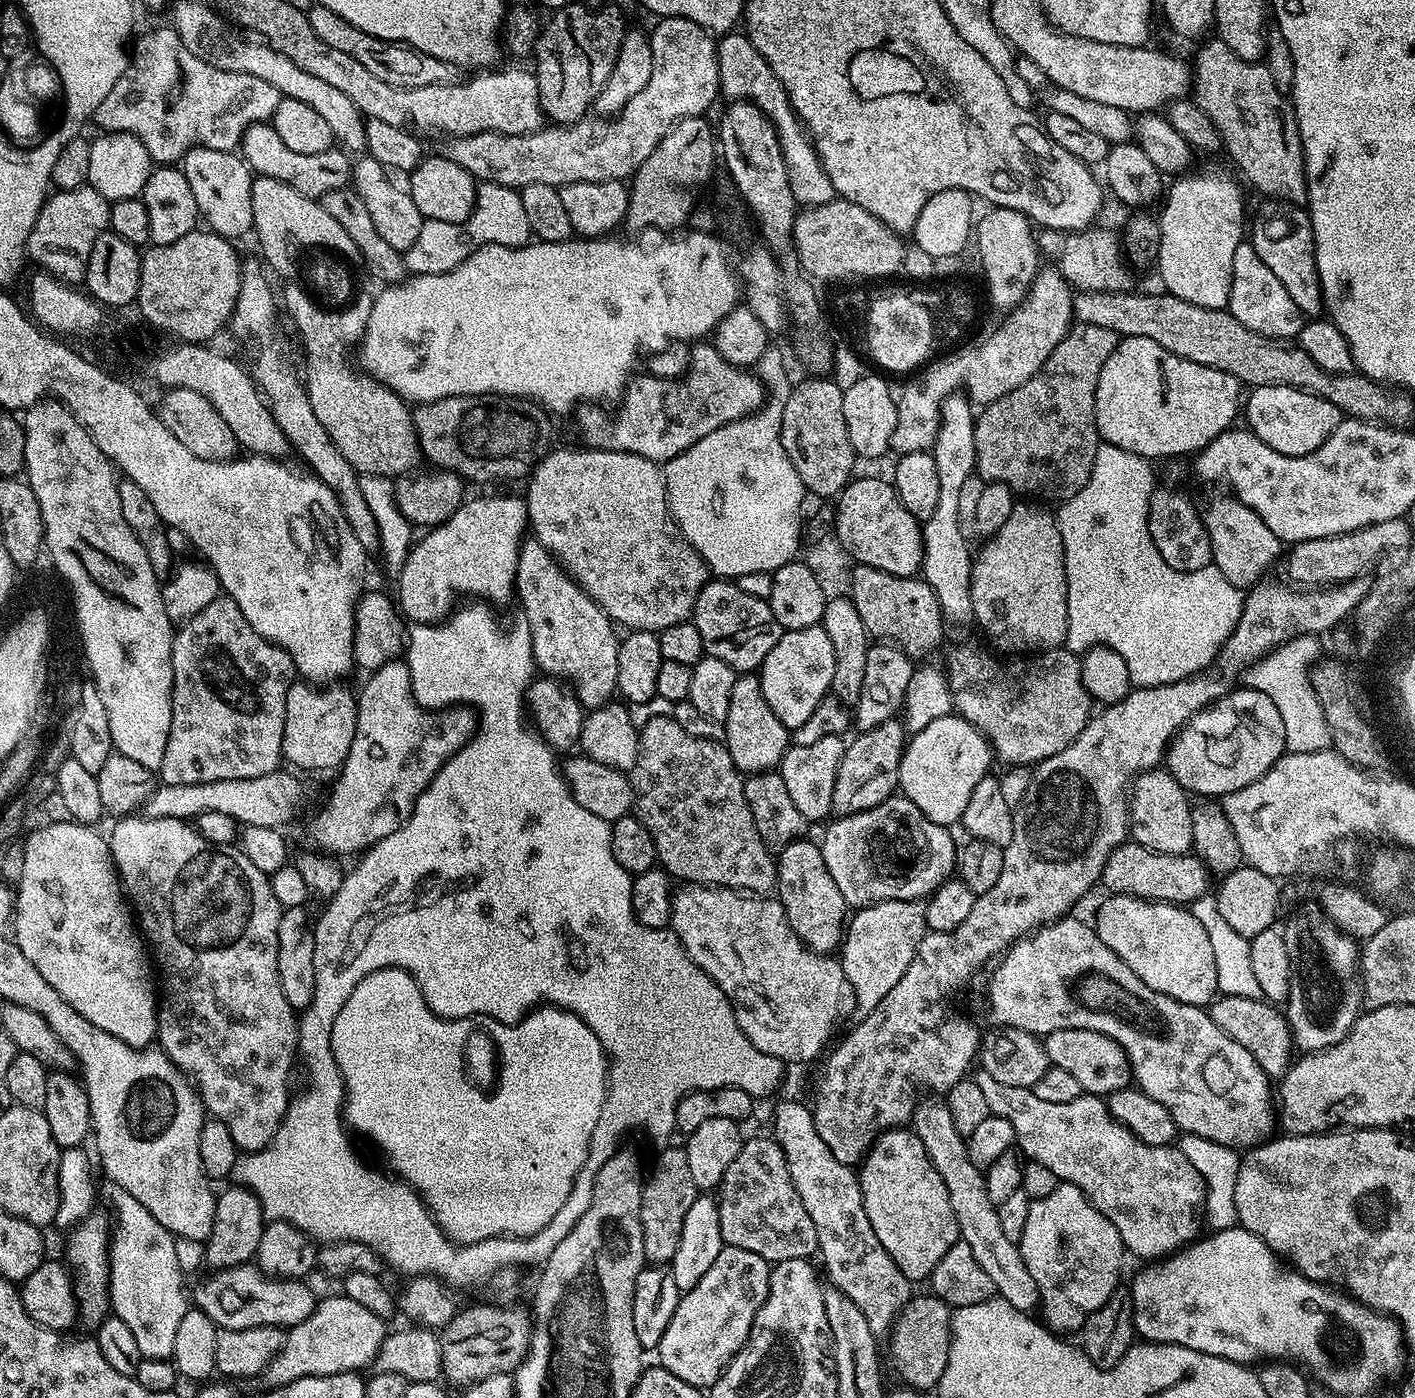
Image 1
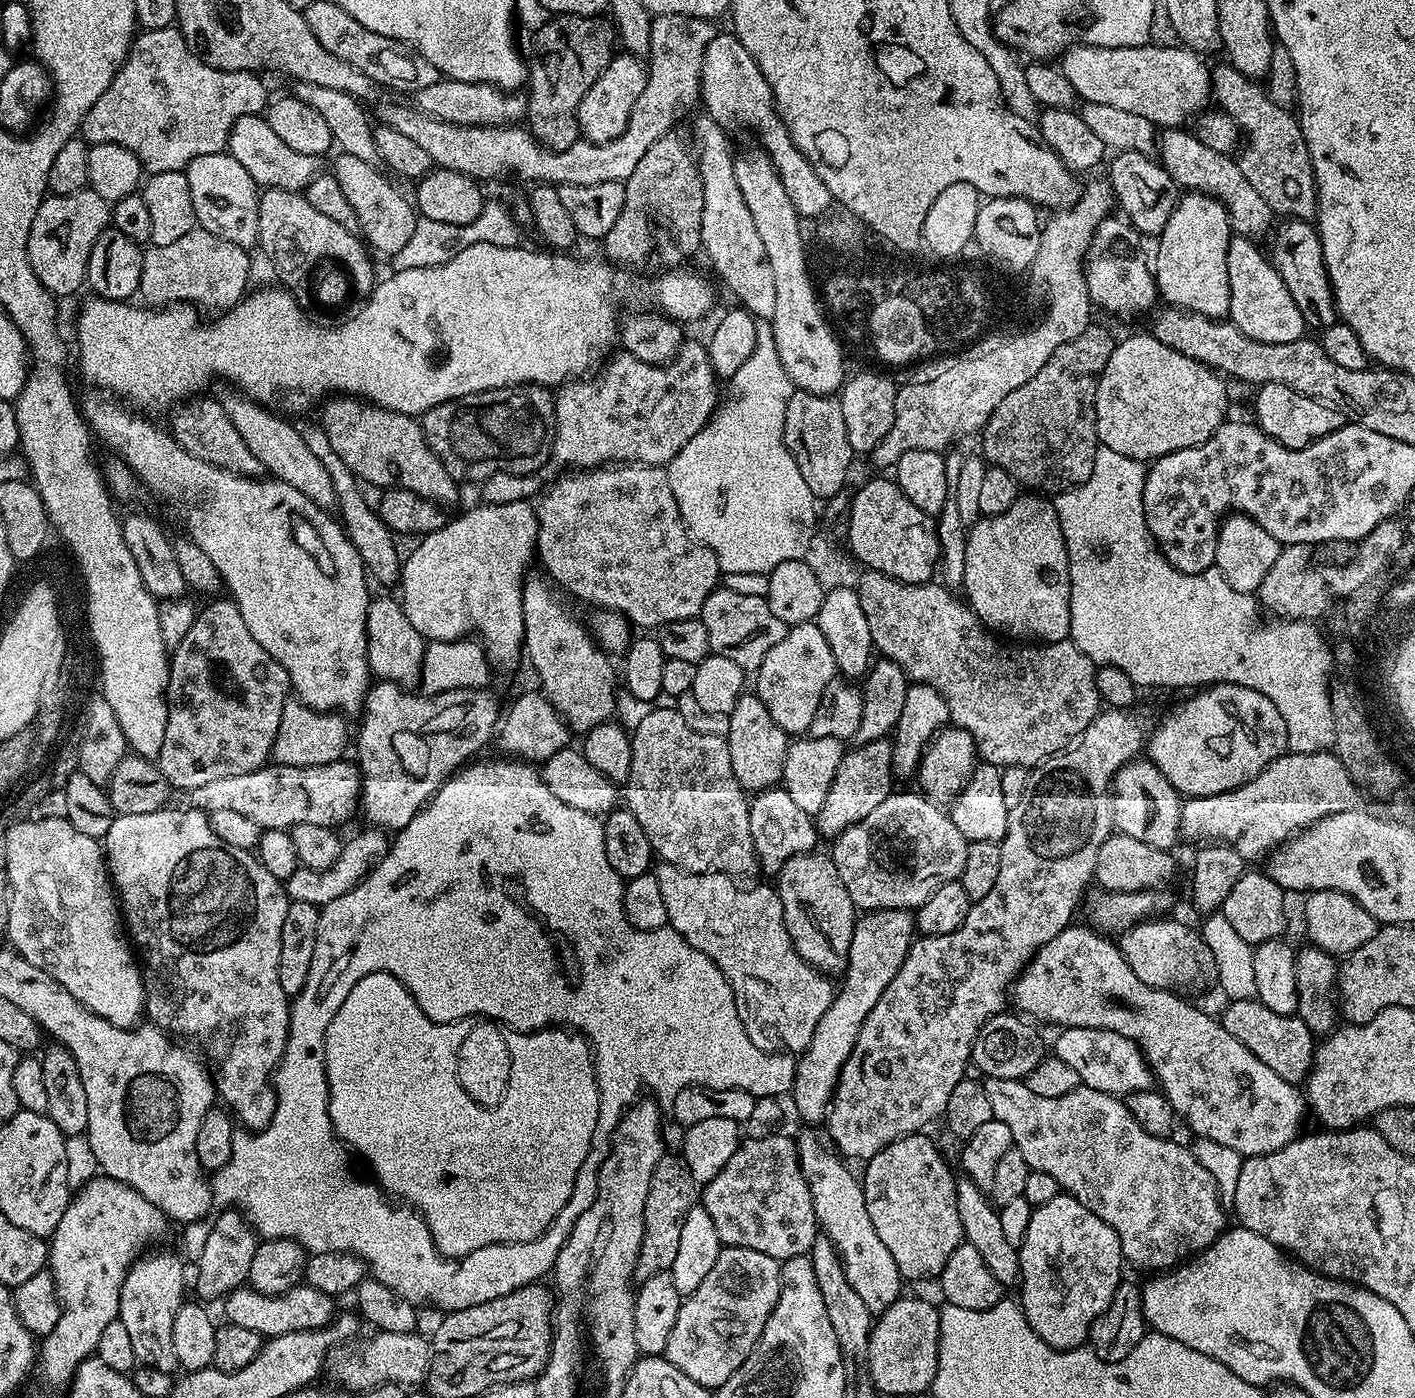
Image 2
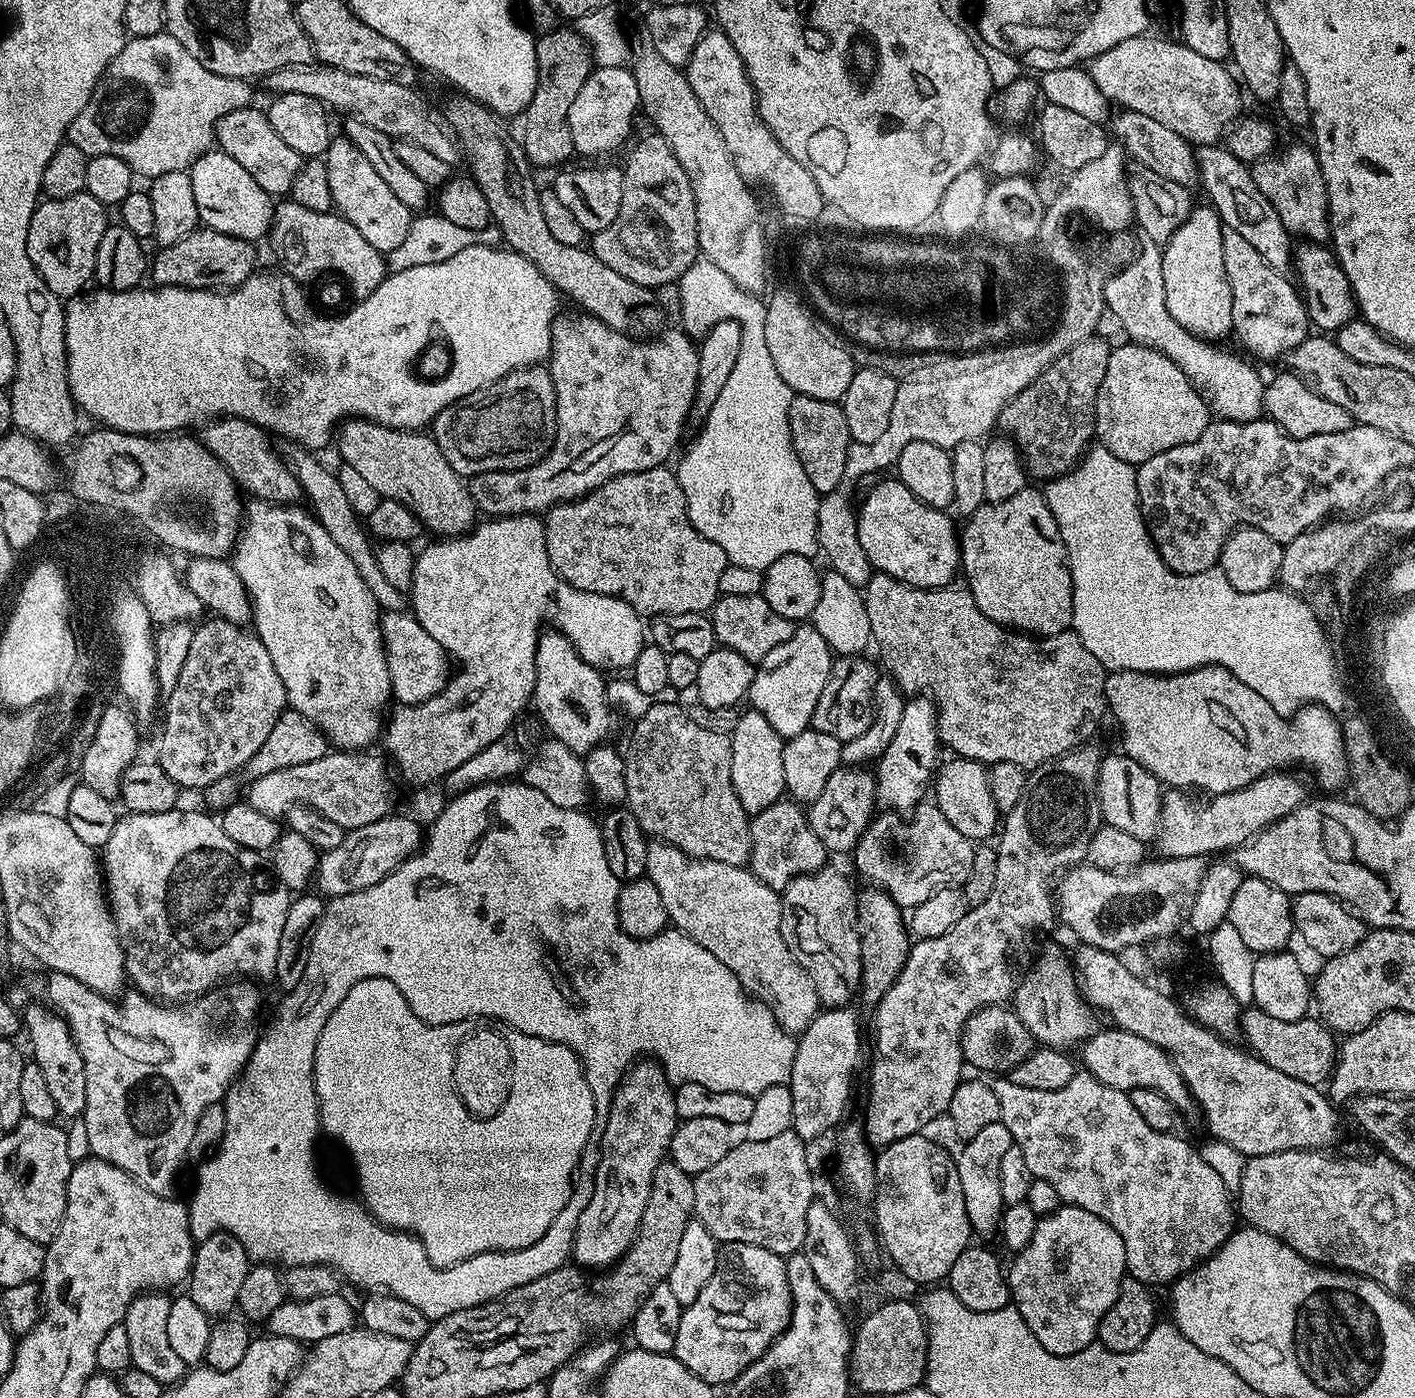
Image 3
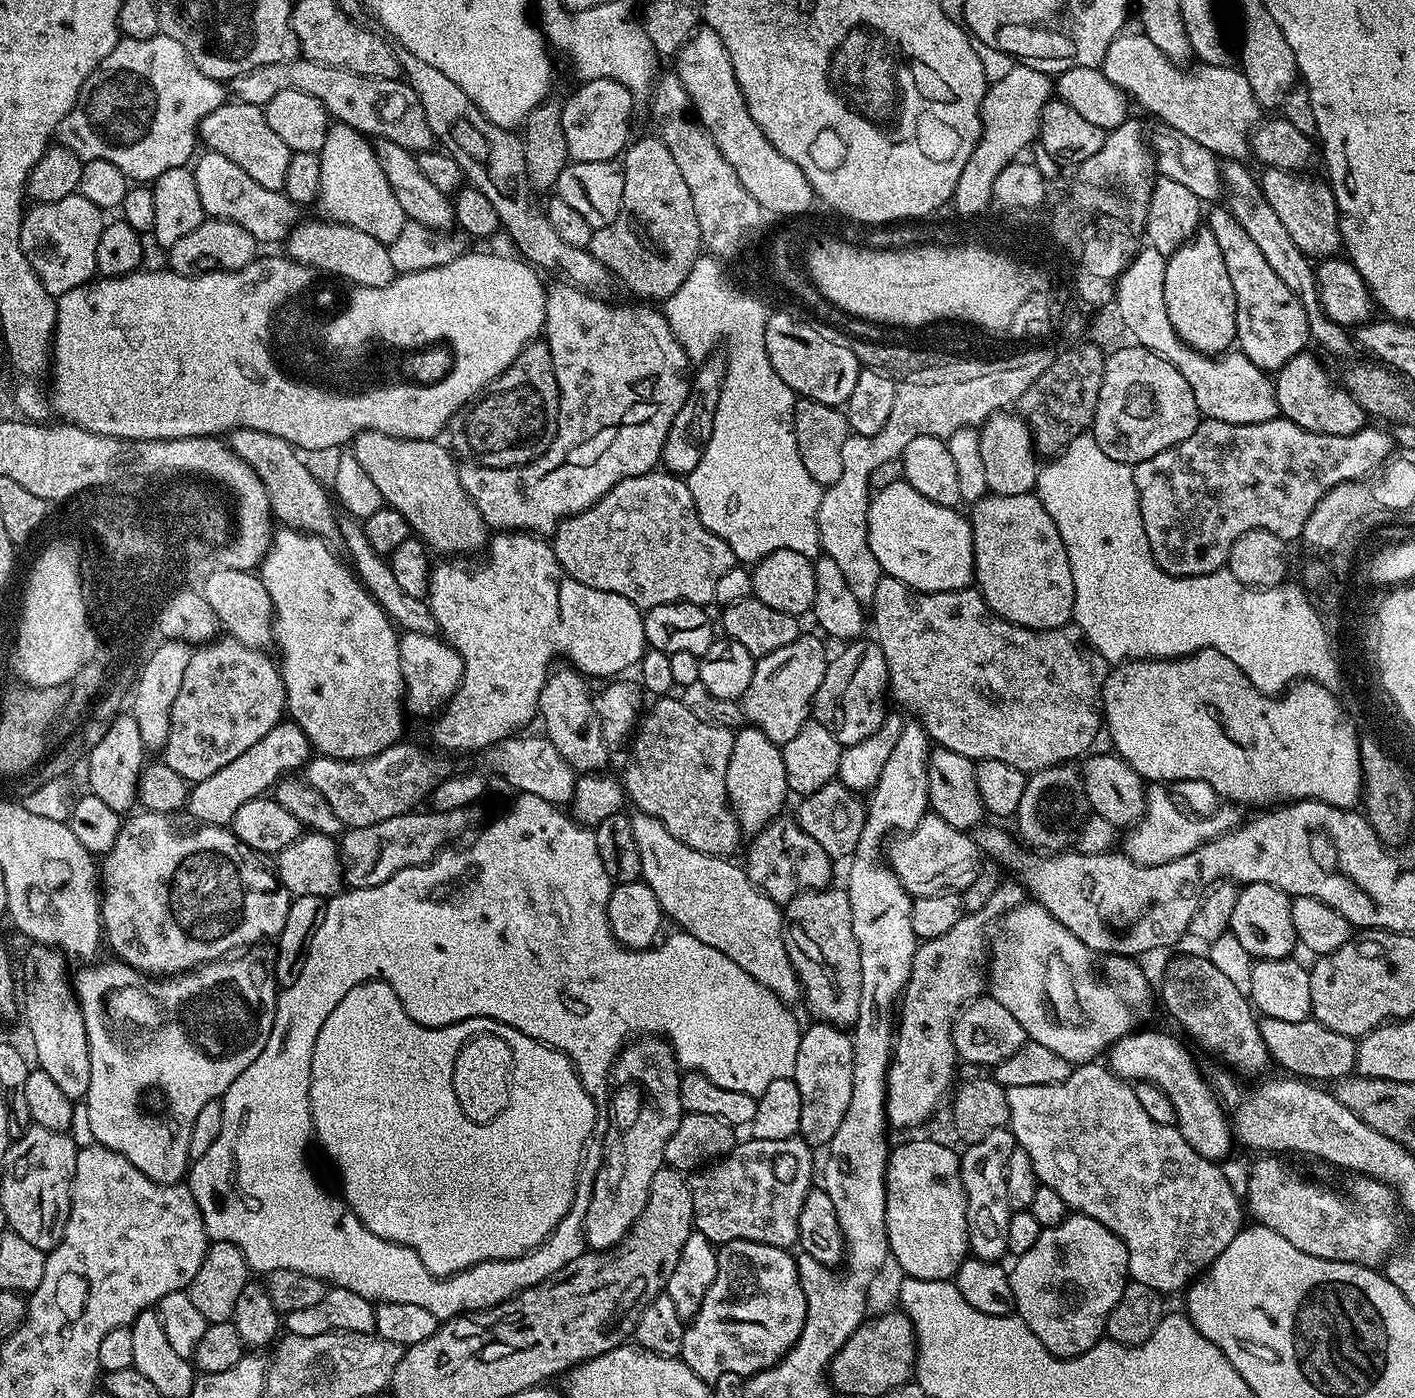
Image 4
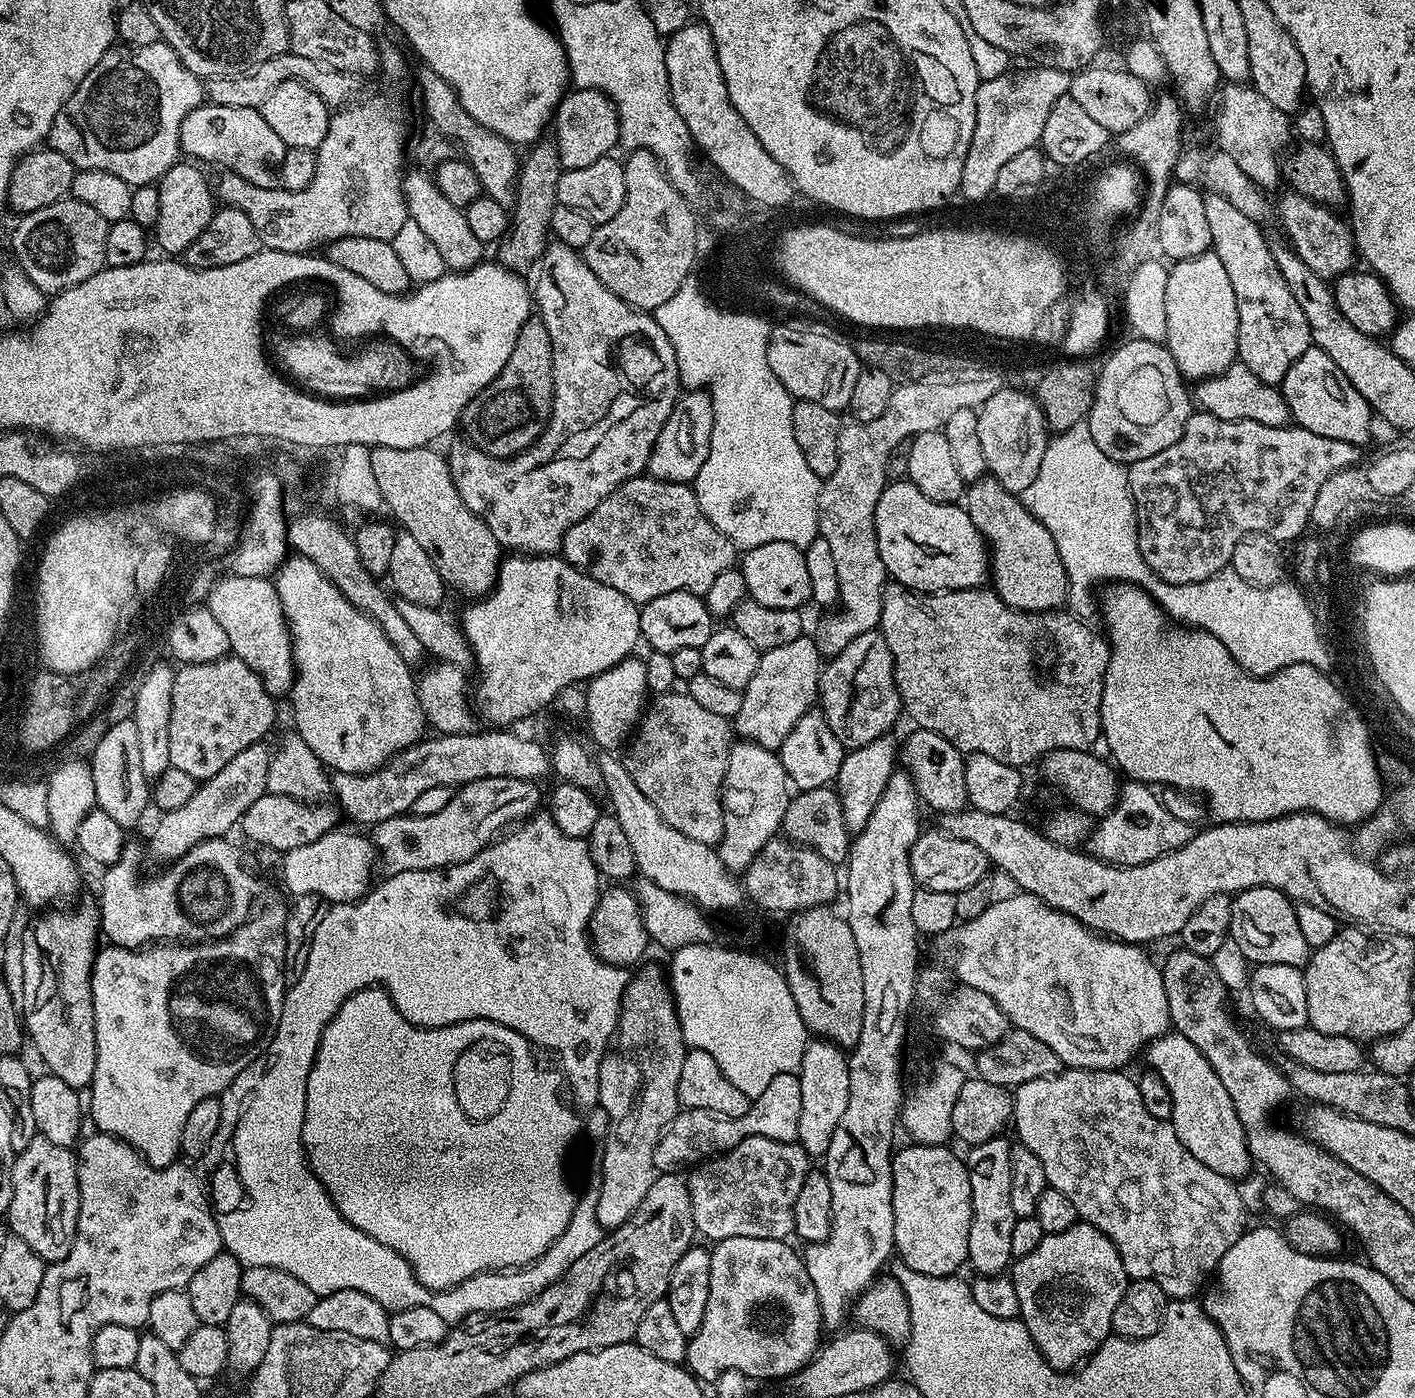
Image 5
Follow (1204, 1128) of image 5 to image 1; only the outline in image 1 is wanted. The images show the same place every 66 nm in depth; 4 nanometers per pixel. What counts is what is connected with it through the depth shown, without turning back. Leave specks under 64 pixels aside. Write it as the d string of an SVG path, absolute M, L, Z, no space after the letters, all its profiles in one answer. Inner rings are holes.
M1059 1028L1042 1040L1049 1065L1058 1070L1067 1070L1078 1082L1081 1093L1107 1098L1112 1092L1129 1087L1133 1083L1130 1066L1122 1046L1098 1030L1085 1028Z

